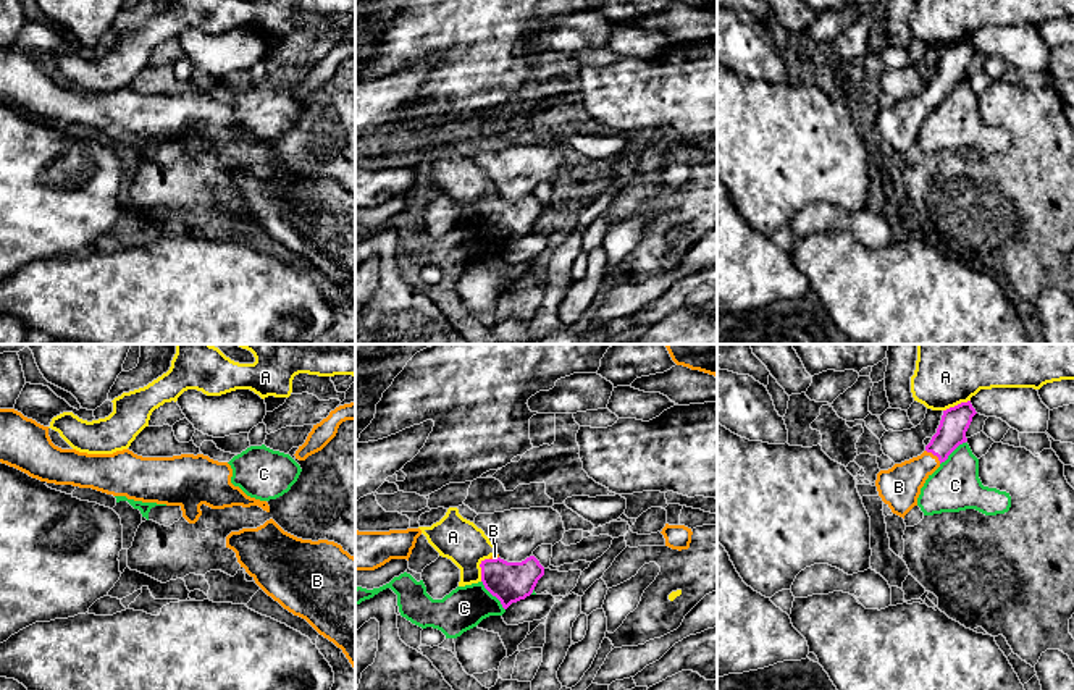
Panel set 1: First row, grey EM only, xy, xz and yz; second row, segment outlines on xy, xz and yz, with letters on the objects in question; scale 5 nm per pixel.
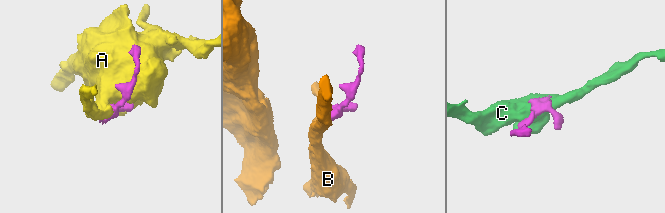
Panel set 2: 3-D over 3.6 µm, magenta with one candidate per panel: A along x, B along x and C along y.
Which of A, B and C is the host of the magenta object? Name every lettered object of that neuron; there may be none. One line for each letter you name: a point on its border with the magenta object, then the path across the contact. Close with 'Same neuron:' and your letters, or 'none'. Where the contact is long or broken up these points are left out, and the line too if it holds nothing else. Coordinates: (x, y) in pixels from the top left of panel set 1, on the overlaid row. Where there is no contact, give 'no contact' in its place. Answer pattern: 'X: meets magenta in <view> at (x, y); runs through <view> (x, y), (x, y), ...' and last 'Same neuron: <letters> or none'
B: meets magenta in yz at (934, 454); runs through yz (952, 432), (934, 454), (898, 487)
Same neuron: B

